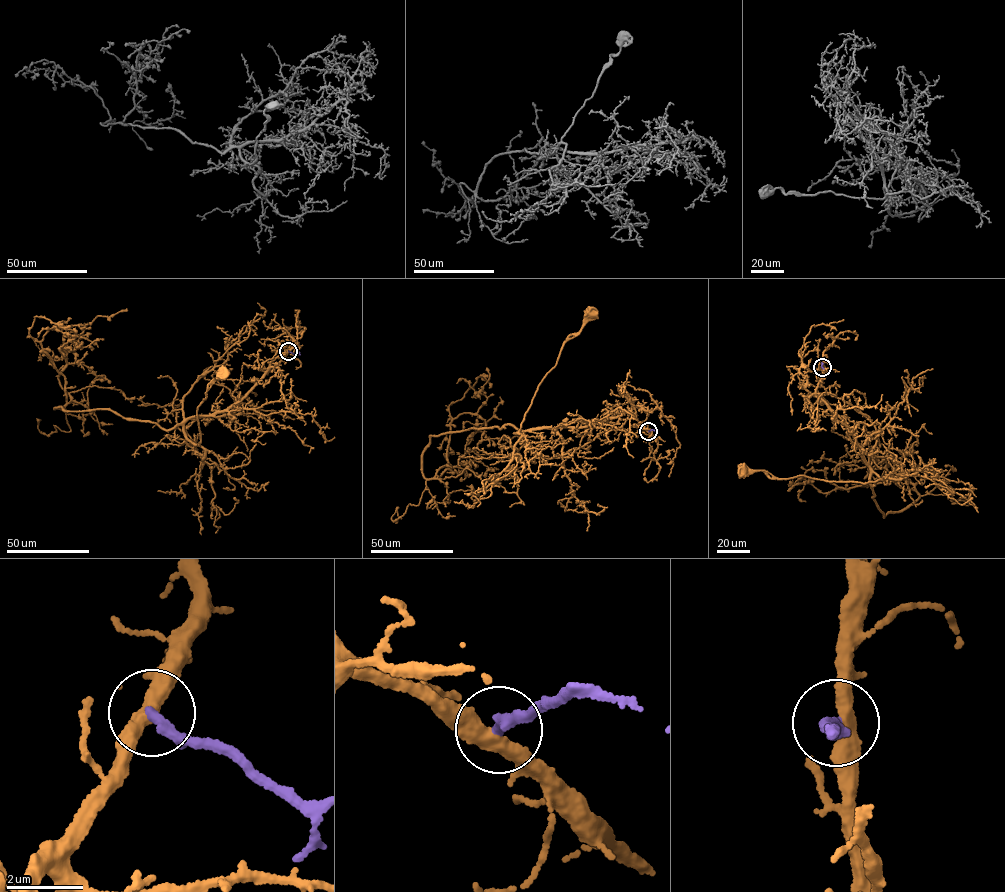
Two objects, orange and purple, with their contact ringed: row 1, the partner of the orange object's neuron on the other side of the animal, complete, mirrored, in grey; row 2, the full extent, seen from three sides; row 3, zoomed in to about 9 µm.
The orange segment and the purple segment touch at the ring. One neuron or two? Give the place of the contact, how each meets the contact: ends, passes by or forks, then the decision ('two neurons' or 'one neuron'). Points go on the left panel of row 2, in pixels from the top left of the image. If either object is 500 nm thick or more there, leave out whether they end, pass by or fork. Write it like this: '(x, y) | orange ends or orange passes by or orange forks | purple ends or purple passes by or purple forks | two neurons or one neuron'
(288, 351) | orange passes by | purple ends | two neurons

